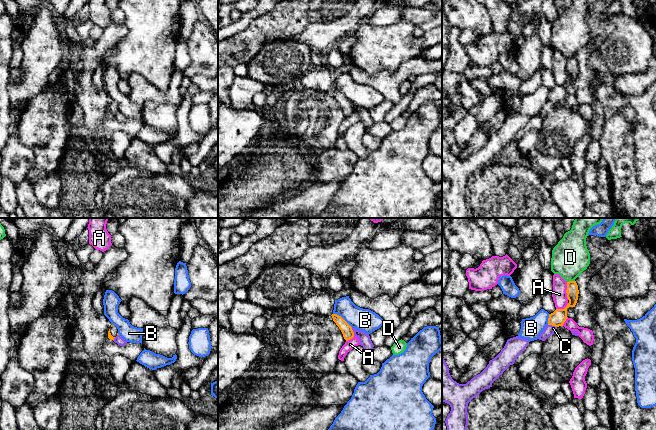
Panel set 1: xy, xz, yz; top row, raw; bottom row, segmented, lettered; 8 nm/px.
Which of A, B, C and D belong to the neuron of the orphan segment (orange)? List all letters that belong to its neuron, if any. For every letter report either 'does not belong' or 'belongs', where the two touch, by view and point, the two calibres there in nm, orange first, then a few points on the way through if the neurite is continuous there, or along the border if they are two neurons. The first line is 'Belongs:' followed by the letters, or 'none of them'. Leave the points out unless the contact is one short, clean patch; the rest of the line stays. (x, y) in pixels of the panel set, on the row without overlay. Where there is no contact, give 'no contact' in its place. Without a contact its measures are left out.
Belongs: none of them
A: does not belong | yz (566, 67) | 120/120 nm | along yz (566, 58), (566, 73), (568, 75)
B: does not belong | xz (342, 94) | 90/180 nm
C: does not belong | yz (552, 101) | 120/90 nm | along yz (548, 100), (556, 103)
D: does not belong | yz (570, 57) | 100/300 nm

